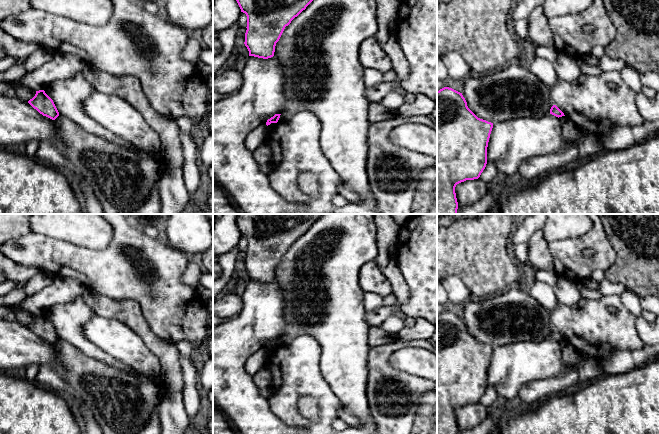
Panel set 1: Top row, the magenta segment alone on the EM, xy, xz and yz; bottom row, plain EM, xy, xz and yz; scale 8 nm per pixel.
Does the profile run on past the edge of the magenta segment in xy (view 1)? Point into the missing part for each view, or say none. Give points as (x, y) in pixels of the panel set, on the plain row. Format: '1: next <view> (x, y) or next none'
1: next none

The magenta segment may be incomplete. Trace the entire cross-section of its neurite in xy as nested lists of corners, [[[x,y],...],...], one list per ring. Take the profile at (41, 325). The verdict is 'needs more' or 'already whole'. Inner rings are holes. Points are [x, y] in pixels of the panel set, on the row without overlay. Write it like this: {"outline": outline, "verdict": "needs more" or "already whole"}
{"outline": [[[44,314],[36,315],[35,320],[28,327],[40,338],[52,344],[59,340],[59,336],[53,324],[45,317]]], "verdict": "already whole"}

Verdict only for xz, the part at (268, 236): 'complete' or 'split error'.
complete

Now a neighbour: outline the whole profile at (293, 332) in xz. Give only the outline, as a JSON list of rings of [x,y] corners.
[[[292,327],[290,328],[280,339],[280,342],[278,346],[283,346],[283,345],[288,345],[294,338],[298,337],[301,335],[303,332],[297,328],[297,327]]]

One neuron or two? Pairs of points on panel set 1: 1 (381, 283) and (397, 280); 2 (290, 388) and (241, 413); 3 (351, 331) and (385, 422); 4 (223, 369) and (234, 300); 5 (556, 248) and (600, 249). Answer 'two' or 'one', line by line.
1: two
2: two
3: two
4: two
5: one

